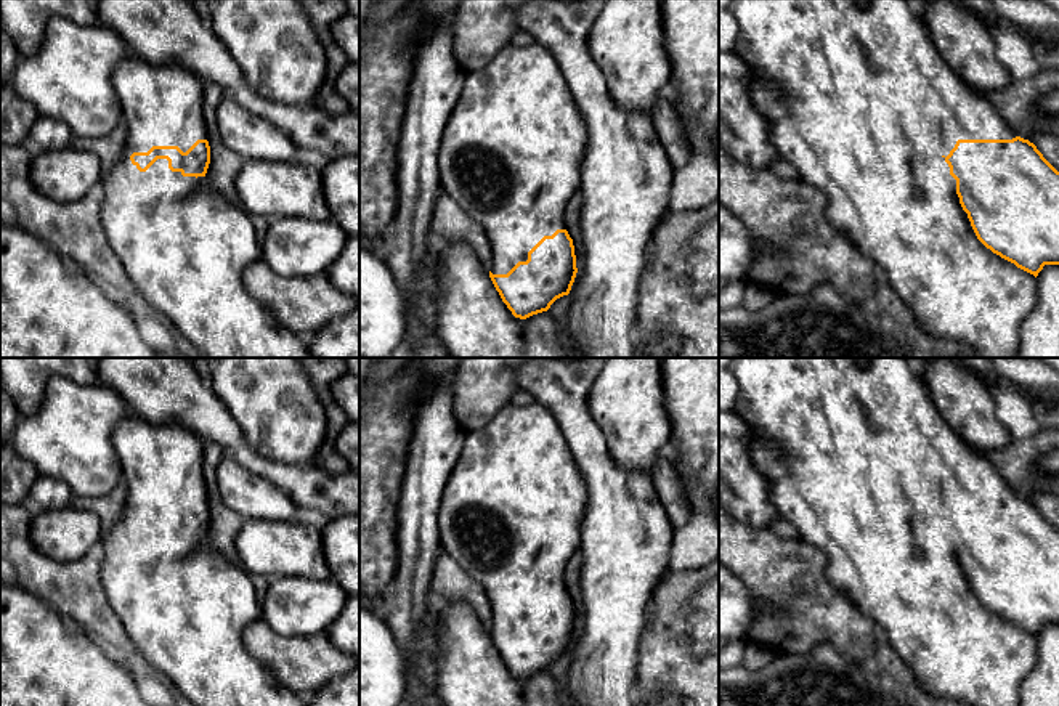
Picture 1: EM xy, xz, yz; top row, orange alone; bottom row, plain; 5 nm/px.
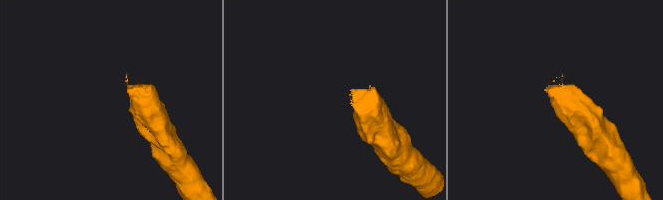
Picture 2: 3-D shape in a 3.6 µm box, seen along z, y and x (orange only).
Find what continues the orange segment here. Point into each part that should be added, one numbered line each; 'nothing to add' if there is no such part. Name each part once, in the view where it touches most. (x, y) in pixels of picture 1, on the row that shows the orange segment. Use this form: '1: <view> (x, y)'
1: yz (859, 100)

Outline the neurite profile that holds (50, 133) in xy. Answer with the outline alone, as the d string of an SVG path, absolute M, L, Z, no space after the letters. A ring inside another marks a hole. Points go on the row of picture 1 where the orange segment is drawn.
M39 116L29 136L35 140L43 151L66 149L72 143L71 128L53 117Z

